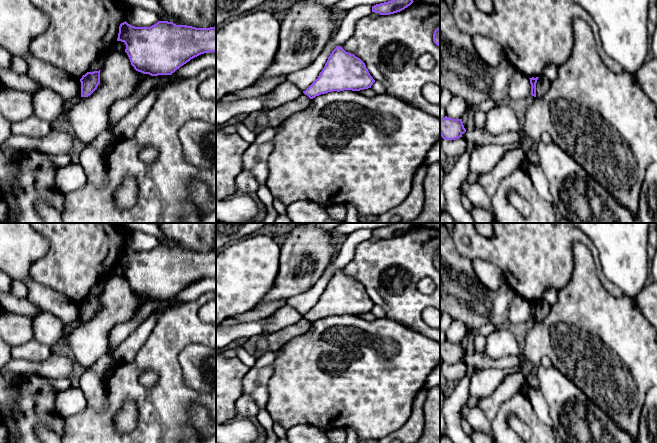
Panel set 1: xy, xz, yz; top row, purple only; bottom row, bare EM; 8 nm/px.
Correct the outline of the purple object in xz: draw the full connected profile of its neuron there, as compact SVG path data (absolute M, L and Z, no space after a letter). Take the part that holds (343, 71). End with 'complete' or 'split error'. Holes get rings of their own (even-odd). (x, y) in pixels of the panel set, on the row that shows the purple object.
M338 46L328 57L318 78L303 93L313 99L333 91L368 89L374 82L365 63Z | complete

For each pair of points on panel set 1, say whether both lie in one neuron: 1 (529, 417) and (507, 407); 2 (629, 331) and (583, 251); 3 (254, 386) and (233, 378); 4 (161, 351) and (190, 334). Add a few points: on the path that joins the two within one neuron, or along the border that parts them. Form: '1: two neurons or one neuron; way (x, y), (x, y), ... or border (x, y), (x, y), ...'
1: one neuron; way (524, 412), (519, 407), (512, 407)
2: one neuron; way (609, 311), (584, 286), (584, 271)
3: two neurons; border (251, 367), (243, 379), (242, 394)
4: one neuron; way (168, 344), (179, 334), (183, 334)

